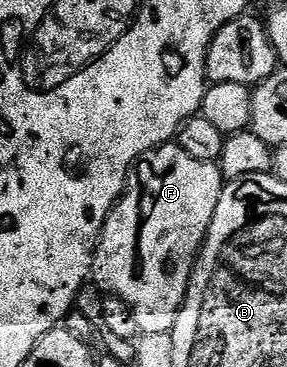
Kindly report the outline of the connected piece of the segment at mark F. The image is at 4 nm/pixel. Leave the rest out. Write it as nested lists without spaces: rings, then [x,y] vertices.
[[[170,141],[164,147],[157,147],[153,151],[148,151],[133,164],[133,170],[125,184],[125,191],[121,194],[121,199],[113,207],[113,211],[107,217],[107,221],[101,230],[101,240],[97,243],[97,251],[93,255],[93,270],[91,272],[92,282],[97,282],[97,287],[106,296],[121,299],[135,313],[135,325],[141,335],[147,333],[170,333],[175,321],[179,317],[181,307],[185,303],[185,294],[189,288],[189,282],[193,276],[193,267],[197,263],[197,256],[201,254],[201,247],[205,243],[205,238],[211,225],[211,217],[215,217],[215,209],[219,206],[219,197],[223,193],[226,185],[226,178],[221,174],[220,166],[207,161],[195,161],[195,157],[190,157],[188,153],[183,153],[183,149],[177,146],[176,142]]]

